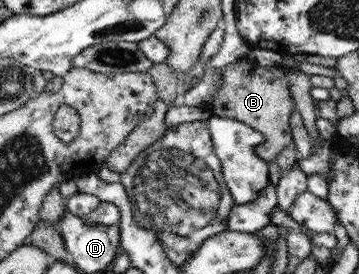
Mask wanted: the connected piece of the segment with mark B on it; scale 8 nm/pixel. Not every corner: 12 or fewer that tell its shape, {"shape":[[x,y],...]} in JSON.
{"shape":[[223,67],[211,116],[264,138],[263,163],[292,144],[285,68]]}

